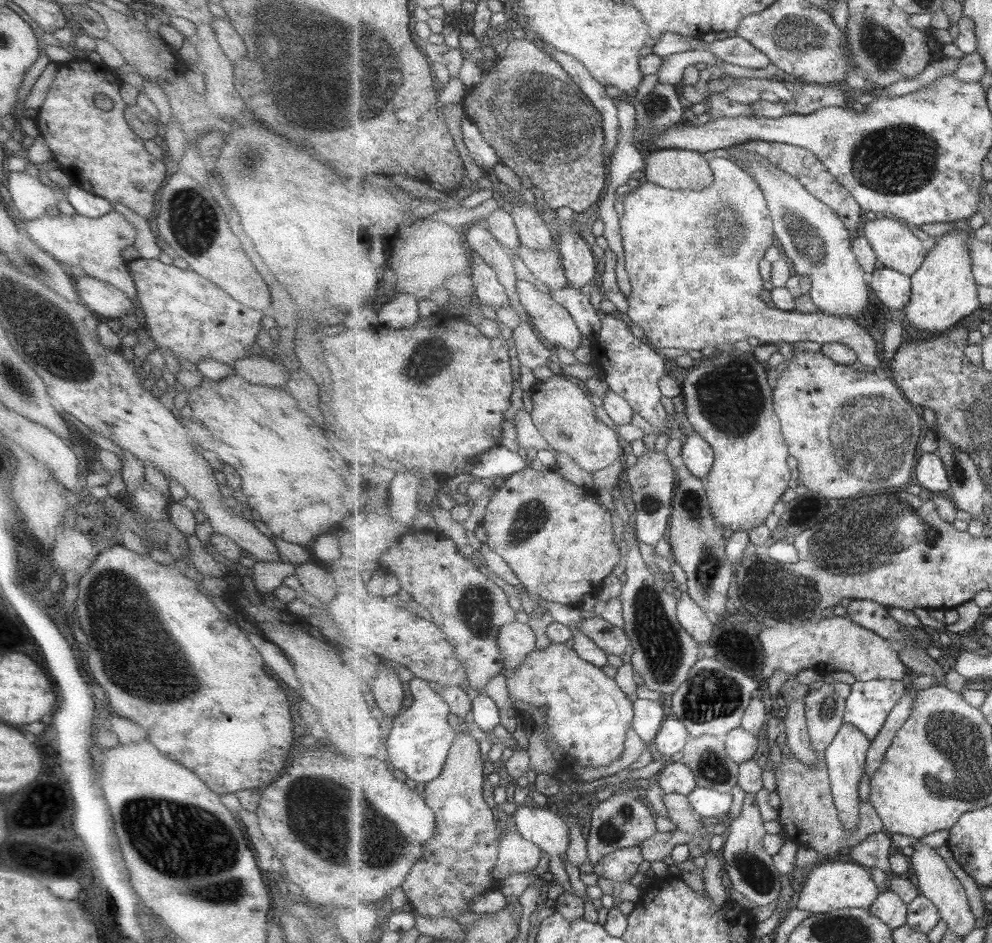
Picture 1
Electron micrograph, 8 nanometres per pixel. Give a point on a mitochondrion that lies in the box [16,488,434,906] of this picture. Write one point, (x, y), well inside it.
(209, 857)

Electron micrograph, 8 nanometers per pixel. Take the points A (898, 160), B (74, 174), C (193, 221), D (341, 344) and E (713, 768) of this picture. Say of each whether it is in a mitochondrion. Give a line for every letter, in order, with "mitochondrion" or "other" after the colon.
A: mitochondrion
B: other
C: mitochondrion
D: other
E: mitochondrion

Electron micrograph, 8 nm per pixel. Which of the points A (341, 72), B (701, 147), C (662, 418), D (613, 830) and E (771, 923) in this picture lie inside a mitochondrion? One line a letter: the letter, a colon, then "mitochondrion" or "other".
A: mitochondrion
B: other
C: other
D: mitochondrion
E: other

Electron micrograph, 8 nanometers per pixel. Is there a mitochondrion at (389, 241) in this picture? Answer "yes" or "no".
no

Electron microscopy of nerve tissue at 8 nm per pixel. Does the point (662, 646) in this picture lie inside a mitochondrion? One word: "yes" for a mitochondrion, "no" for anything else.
yes

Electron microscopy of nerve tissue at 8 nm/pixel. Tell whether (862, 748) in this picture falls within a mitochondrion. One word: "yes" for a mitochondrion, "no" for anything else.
no

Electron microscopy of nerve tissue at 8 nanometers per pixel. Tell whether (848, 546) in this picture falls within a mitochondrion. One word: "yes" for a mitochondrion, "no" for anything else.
yes

